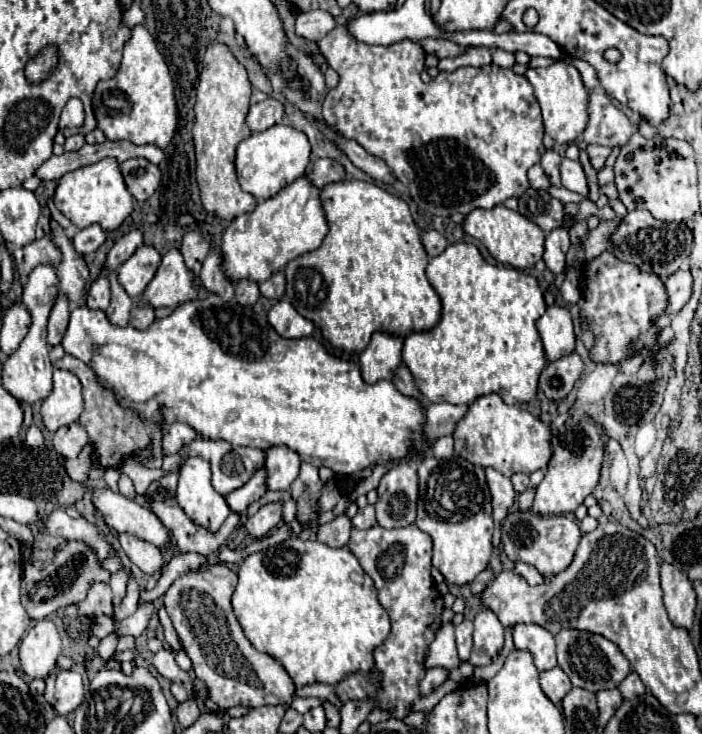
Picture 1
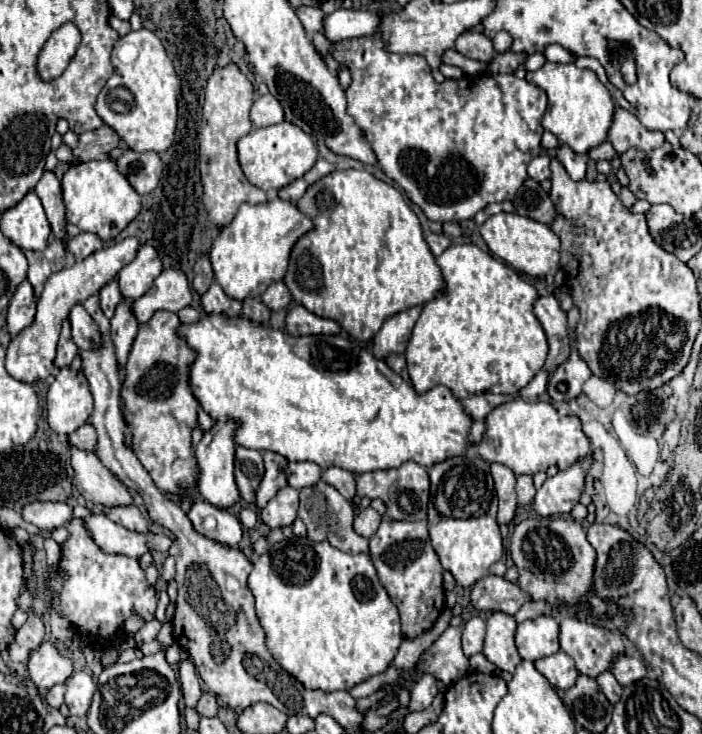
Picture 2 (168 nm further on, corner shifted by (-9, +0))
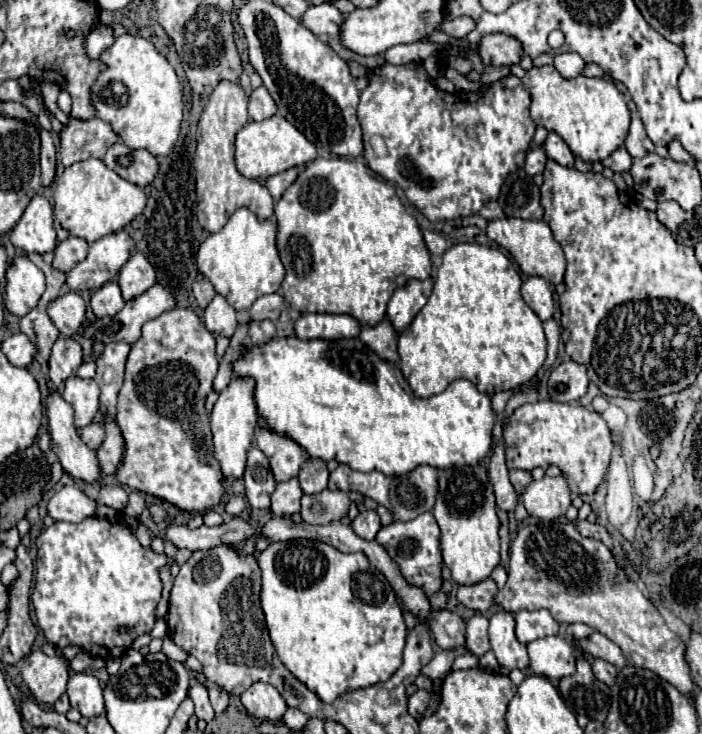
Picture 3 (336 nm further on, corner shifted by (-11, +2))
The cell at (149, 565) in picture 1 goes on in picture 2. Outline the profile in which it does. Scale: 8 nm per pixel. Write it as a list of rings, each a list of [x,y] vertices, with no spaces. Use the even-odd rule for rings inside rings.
[[[118,506],[118,508],[110,508],[106,510],[106,516],[120,524],[120,526],[126,526],[128,530],[134,530],[138,534],[150,534],[150,528],[148,528],[148,520],[142,516],[142,512],[136,508],[136,506]]]

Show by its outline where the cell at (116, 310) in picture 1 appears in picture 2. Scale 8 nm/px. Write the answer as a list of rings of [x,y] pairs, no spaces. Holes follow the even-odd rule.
[[[124,298],[110,320],[110,338],[116,346],[116,358],[120,366],[124,366],[128,360],[128,352],[136,338],[136,330],[138,330],[138,320],[134,318],[132,302]]]

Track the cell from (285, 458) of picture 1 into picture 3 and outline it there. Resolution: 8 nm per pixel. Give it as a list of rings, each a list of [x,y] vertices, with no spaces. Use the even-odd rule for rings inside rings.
[[[308,458],[306,464],[302,466],[300,474],[298,474],[300,486],[304,490],[304,494],[318,494],[328,486],[328,470],[324,460],[316,460],[316,458]]]

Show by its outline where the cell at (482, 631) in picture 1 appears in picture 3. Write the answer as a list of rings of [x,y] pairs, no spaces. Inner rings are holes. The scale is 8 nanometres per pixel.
[[[498,610],[490,618],[488,636],[490,636],[490,646],[492,646],[500,666],[506,666],[510,670],[528,668],[530,660],[528,660],[526,646],[520,644],[514,634],[514,614],[510,614],[506,610]]]

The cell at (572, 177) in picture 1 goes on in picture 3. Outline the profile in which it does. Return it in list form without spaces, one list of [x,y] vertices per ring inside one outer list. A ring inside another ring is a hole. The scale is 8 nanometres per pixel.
[[[548,132],[546,140],[544,140],[544,150],[548,152],[548,156],[552,156],[552,160],[556,160],[562,166],[574,164],[574,154],[570,152],[568,144],[556,132]]]

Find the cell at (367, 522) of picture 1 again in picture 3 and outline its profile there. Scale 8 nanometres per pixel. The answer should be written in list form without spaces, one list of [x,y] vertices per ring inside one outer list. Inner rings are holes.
[[[362,510],[358,512],[358,516],[352,520],[352,530],[366,540],[374,540],[376,532],[380,530],[380,518],[374,510]]]

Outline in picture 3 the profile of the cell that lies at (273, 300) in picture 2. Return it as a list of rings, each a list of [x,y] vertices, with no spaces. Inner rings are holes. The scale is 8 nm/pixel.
[[[266,294],[252,304],[250,320],[272,320],[272,322],[276,322],[280,316],[280,306],[282,306],[280,294]]]

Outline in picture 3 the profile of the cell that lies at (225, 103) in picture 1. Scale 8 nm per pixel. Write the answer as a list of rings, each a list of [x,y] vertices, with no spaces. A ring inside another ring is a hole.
[[[220,82],[210,96],[208,106],[204,108],[198,134],[196,134],[196,152],[194,152],[194,174],[196,174],[196,218],[206,232],[218,232],[226,220],[234,214],[236,208],[252,210],[258,220],[270,220],[274,214],[272,196],[264,180],[244,178],[234,164],[234,136],[240,128],[248,124],[248,96],[240,84]]]

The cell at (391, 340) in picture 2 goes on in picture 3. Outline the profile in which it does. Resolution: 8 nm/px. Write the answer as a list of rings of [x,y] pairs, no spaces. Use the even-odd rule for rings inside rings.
[[[430,276],[426,280],[408,280],[404,286],[394,290],[394,294],[388,302],[386,316],[390,318],[392,326],[398,332],[408,328],[412,318],[422,310],[422,306],[426,304],[426,300],[432,292],[432,286],[434,286],[434,278]]]

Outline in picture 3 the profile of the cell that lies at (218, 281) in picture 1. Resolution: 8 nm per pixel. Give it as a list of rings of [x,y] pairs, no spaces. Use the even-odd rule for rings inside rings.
[[[214,296],[214,300],[204,310],[204,326],[212,334],[220,334],[220,336],[230,338],[236,330],[236,324],[238,324],[236,310],[222,296]]]

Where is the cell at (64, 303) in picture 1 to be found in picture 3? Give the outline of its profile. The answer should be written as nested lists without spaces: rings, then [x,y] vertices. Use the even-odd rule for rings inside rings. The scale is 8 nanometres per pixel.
[[[58,338],[50,356],[50,380],[62,386],[82,364],[82,348],[74,338]]]

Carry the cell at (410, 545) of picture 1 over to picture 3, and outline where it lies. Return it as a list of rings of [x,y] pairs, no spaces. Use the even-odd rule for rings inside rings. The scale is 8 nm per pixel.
[[[430,512],[420,514],[410,522],[392,522],[390,526],[380,528],[376,542],[384,546],[384,550],[392,556],[394,562],[402,568],[404,578],[422,588],[426,596],[432,596],[442,586],[442,554],[440,554],[440,528]]]

